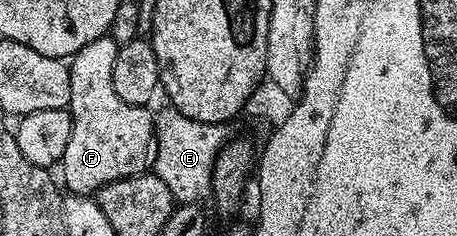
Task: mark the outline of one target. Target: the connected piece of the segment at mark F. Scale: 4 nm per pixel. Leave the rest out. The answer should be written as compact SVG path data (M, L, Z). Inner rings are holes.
M113 35L101 36L96 38L96 42L88 42L88 46L76 53L68 64L68 111L74 125L60 161L60 180L65 191L76 196L97 194L105 184L141 176L154 166L158 145L154 133L154 112L149 107L124 102L124 98L117 96L112 87L112 65L116 63L118 46Z

